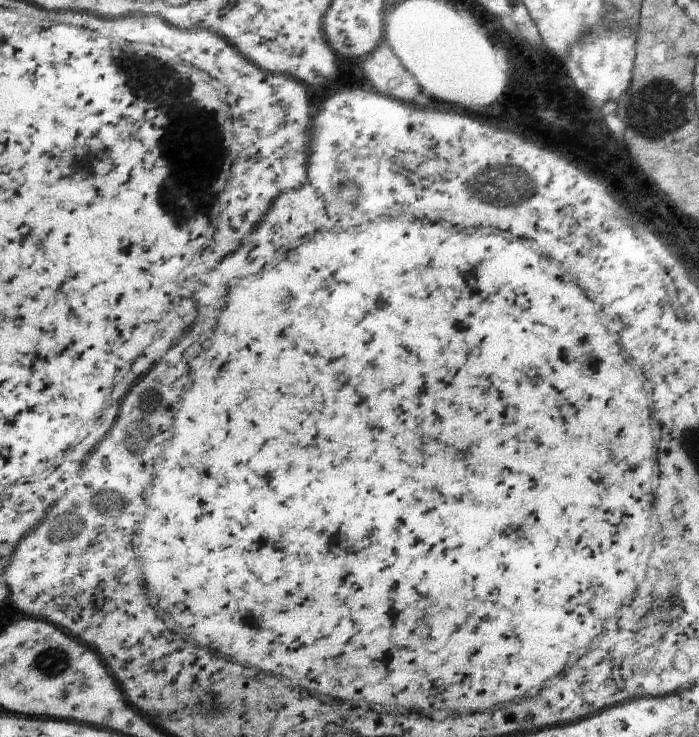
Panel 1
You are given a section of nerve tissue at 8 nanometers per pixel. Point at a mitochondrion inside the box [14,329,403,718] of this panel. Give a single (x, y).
(50, 662)

